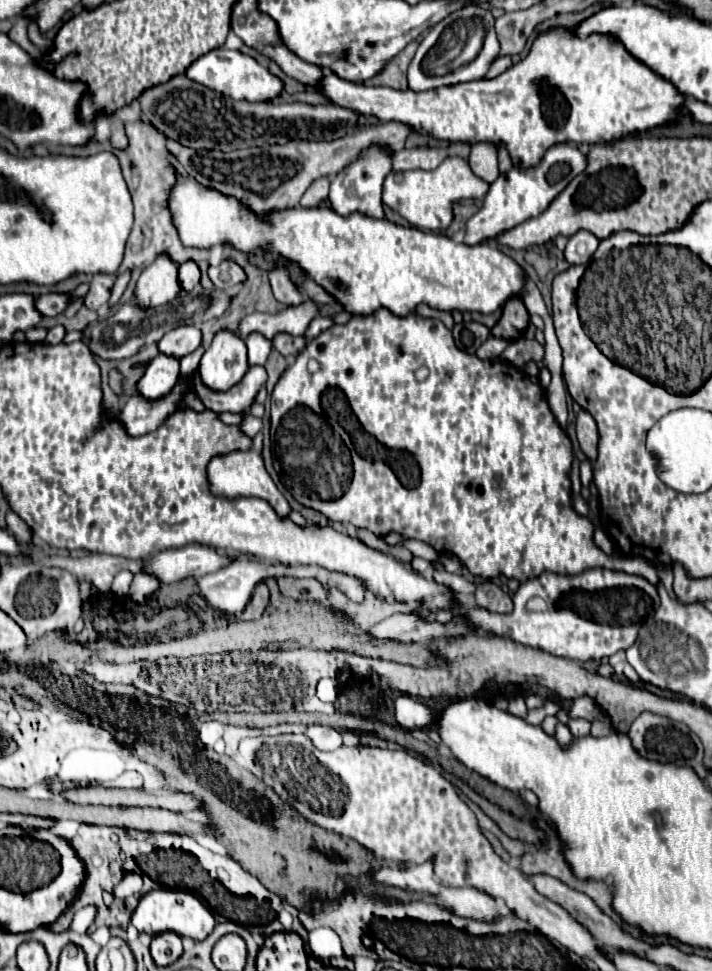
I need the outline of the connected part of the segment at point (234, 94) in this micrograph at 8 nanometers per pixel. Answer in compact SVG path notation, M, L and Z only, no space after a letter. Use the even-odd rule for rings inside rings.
M210 50L208 54L200 56L188 70L186 76L214 92L230 96L234 100L248 100L248 102L266 102L274 100L284 92L284 82L274 76L266 66L258 64L252 56L242 54L238 50Z

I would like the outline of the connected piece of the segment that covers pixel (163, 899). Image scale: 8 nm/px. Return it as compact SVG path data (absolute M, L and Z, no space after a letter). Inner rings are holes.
M156 888L142 896L140 904L132 914L132 924L138 928L138 932L146 932L152 936L166 930L174 930L178 936L204 940L213 931L216 920L212 912L194 894L172 888Z

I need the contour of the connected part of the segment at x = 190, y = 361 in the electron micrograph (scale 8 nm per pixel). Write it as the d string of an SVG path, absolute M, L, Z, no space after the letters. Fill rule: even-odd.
M200 346L196 352L186 354L184 358L180 358L180 374L182 374L184 378L186 378L186 376L190 376L190 374L192 374L192 372L198 368L202 354L204 354L204 348Z

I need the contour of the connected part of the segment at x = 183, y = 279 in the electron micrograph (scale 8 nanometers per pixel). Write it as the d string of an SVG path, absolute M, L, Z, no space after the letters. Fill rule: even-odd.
M184 262L178 270L178 280L184 290L192 290L200 282L200 270L194 262Z

